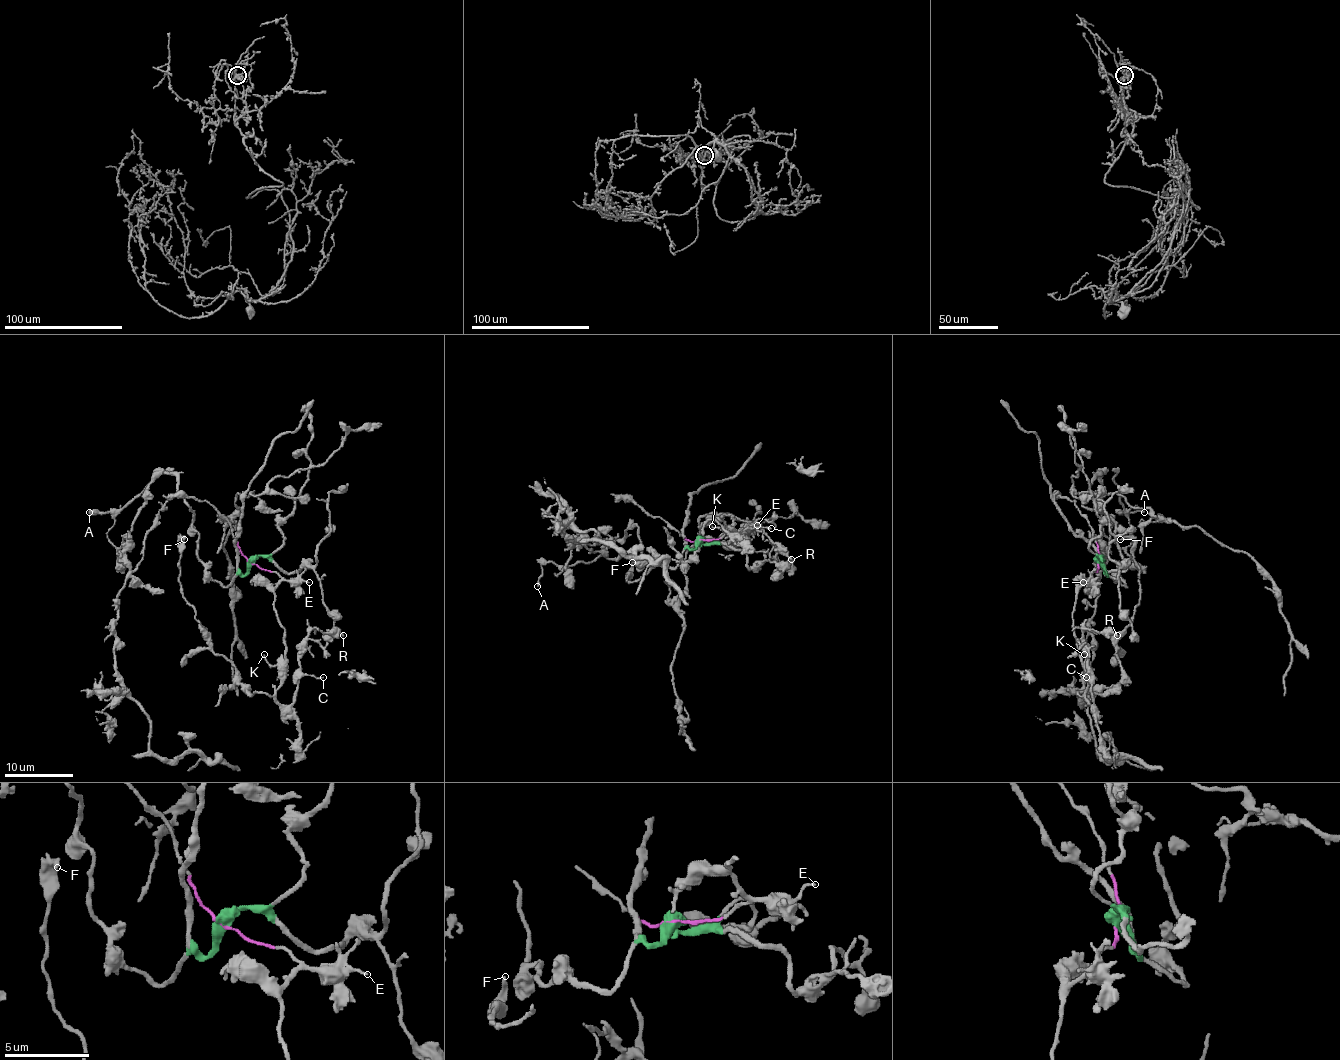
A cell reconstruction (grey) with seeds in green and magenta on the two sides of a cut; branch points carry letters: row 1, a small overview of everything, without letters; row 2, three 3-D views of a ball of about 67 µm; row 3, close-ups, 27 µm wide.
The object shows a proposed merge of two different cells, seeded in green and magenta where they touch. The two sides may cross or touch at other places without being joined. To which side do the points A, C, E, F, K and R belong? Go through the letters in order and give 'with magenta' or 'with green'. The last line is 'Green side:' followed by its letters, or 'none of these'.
A: with green
C: with magenta
E: with magenta
F: with magenta
K: with magenta
R: with magenta
Green side: A

